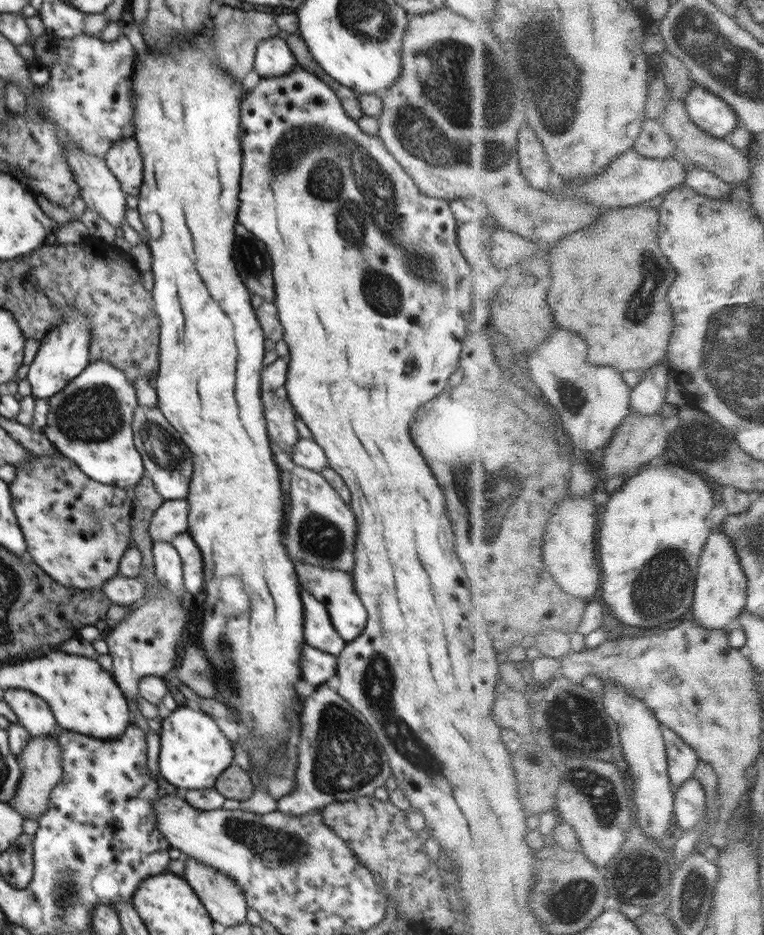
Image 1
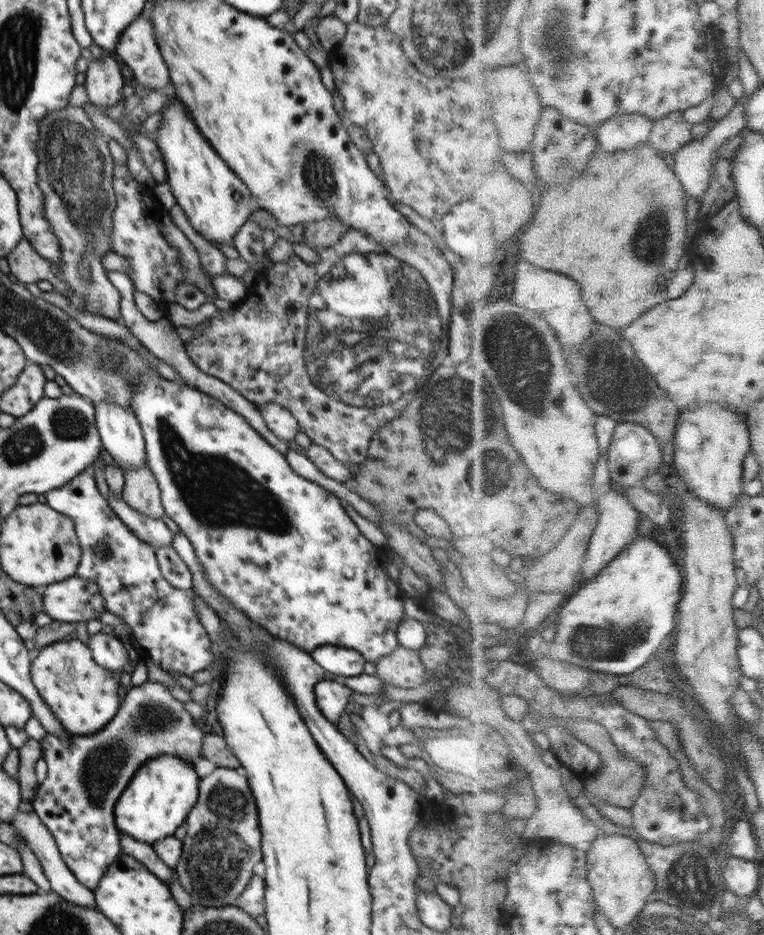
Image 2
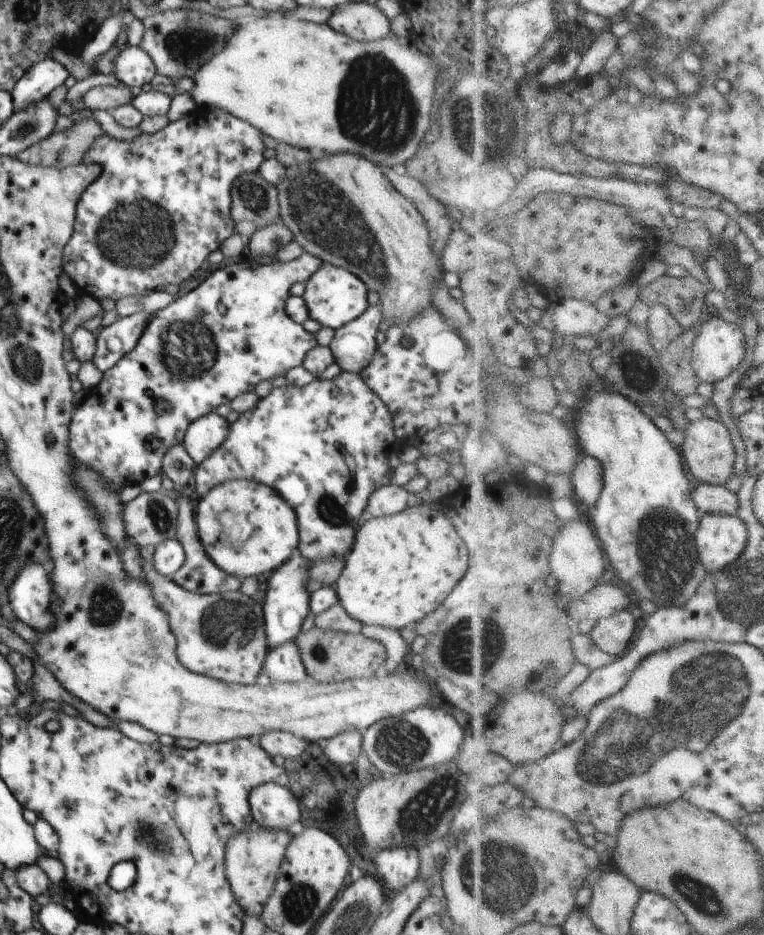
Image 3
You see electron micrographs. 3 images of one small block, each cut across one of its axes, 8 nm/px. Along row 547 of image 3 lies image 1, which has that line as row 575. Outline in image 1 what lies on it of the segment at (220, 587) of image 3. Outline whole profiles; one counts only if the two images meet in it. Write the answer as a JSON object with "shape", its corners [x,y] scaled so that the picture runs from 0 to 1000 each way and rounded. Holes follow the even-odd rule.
{"shape":[[[245,570],[236,571],[225,576],[224,581],[233,589],[240,603],[241,627],[246,633],[257,637],[268,629],[264,590]]]}

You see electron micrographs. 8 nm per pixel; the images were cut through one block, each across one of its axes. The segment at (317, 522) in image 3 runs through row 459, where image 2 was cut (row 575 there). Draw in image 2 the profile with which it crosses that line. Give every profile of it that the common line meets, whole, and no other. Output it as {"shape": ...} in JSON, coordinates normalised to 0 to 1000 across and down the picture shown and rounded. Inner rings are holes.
{"shape":[[[186,403],[178,405],[177,413],[171,413],[171,419],[171,439],[177,442],[188,466],[192,498],[202,506],[211,524],[215,548],[233,561],[236,569],[251,579],[254,591],[264,602],[267,615],[272,617],[283,634],[301,642],[309,651],[314,651],[330,664],[343,668],[353,678],[403,698],[424,690],[440,690],[463,694],[474,698],[480,707],[492,708],[497,703],[509,701],[522,690],[518,674],[531,661],[529,634],[507,613],[504,591],[470,569],[440,529],[418,518],[390,509],[374,494],[372,486],[356,478],[314,443],[259,416],[215,403]]]}

